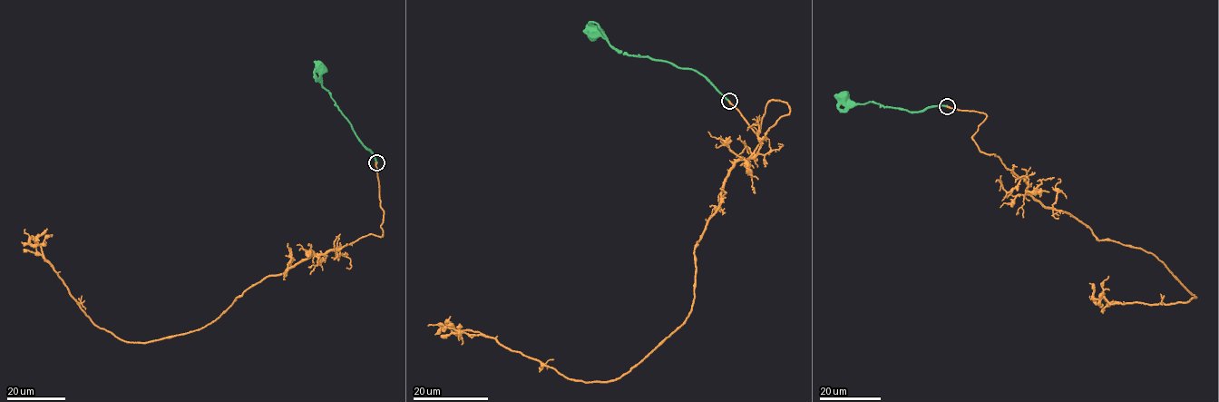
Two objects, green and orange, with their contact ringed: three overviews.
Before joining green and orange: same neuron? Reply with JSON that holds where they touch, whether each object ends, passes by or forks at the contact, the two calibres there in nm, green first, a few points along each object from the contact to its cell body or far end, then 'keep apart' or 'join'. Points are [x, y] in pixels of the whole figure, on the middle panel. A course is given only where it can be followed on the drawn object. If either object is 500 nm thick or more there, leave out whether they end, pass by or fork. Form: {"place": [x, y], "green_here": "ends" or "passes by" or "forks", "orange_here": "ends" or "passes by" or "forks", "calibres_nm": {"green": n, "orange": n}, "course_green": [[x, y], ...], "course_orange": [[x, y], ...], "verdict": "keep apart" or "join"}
{"place": [729, 101], "green_here": "ends", "orange_here": "ends", "calibres_nm": {"green": 300, "orange": 240}, "course_green": [[728, 101], [697, 72], [616, 50], [602, 33], [587, 24]], "course_orange": [[728, 101], [757, 134], [772, 99], [790, 110], [729, 171], [691, 312], [643, 360], [587, 382], [428, 326]], "verdict": "keep apart"}

